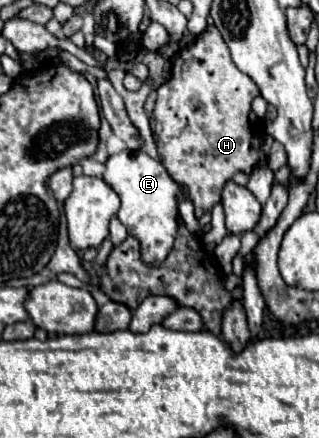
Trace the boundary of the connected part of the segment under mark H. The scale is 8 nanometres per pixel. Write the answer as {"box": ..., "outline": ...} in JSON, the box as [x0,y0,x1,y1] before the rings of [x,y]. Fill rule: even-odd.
{"box":[150,26,264,218],"outline":[[[208,26],[196,36],[192,44],[176,54],[176,60],[170,68],[170,78],[162,86],[158,86],[156,94],[158,100],[150,116],[150,128],[160,160],[166,166],[168,174],[188,190],[196,218],[200,218],[204,212],[210,212],[216,202],[220,202],[220,192],[224,184],[236,172],[250,174],[258,164],[258,150],[264,136],[264,126],[260,118],[254,118],[250,104],[256,96],[260,96],[260,90],[248,74],[240,72],[234,66],[228,46],[222,40],[218,28]]]}

